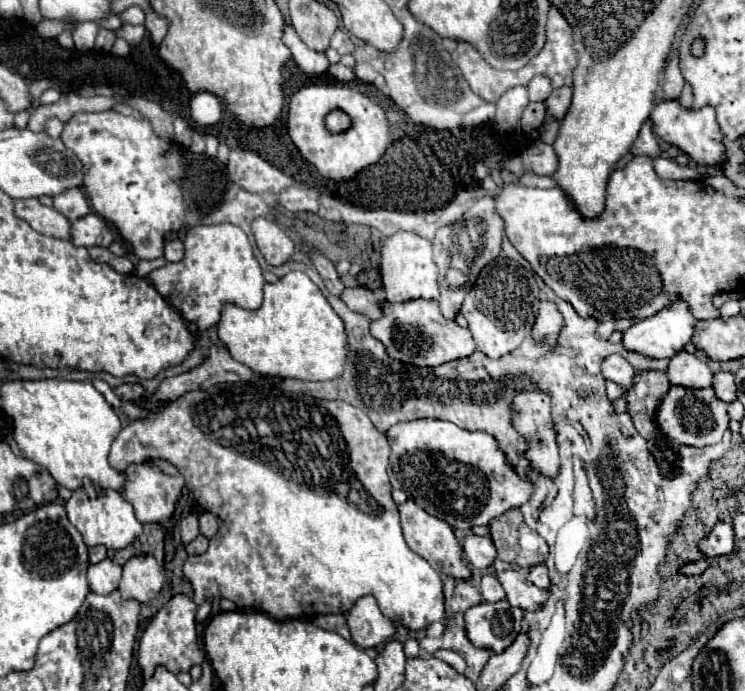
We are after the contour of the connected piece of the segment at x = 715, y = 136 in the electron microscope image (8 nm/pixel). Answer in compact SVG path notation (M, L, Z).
M663 99L655 105L651 113L651 125L653 133L661 137L663 141L677 145L681 151L685 151L693 161L701 165L719 165L725 159L725 149L721 145L721 133L719 125L715 121L715 109L711 105L705 105L701 109L683 109L679 99Z

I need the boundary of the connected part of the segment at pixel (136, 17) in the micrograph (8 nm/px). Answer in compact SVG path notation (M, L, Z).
M129 7L129 9L125 9L123 13L117 13L117 15L127 25L141 25L141 23L145 23L145 13L143 13L141 7Z

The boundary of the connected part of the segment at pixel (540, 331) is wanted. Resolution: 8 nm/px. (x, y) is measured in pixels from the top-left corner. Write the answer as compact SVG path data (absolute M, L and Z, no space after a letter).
M541 299L539 301L539 315L537 315L535 325L531 329L531 337L535 341L549 345L549 347L557 347L557 337L559 337L563 325L565 325L565 321L563 321L563 315L559 313L557 305L547 299Z

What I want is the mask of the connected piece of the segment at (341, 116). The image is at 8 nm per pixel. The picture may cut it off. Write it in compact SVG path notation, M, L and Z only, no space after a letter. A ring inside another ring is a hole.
M331 111L327 117L325 117L325 125L331 133L343 133L345 129L349 129L351 121L349 121L349 115L343 113L343 111Z

